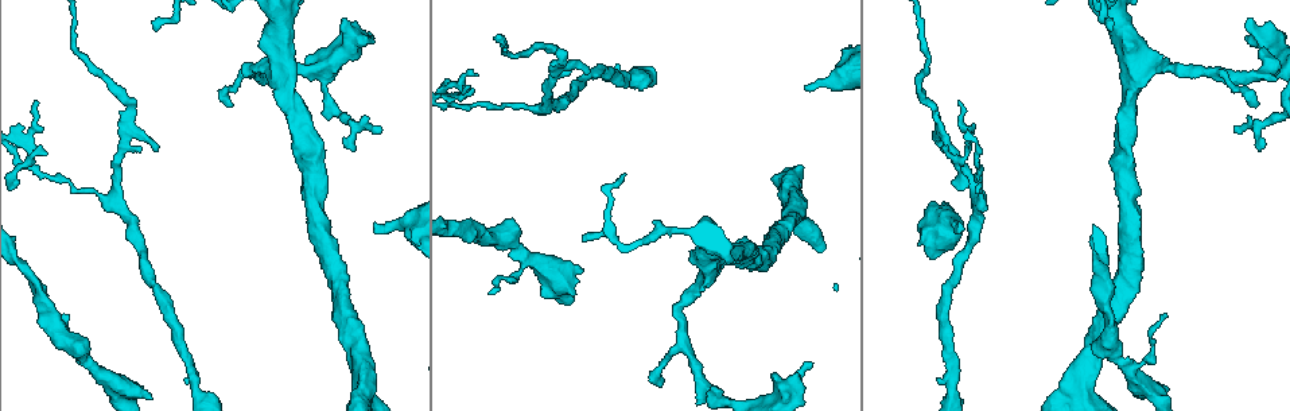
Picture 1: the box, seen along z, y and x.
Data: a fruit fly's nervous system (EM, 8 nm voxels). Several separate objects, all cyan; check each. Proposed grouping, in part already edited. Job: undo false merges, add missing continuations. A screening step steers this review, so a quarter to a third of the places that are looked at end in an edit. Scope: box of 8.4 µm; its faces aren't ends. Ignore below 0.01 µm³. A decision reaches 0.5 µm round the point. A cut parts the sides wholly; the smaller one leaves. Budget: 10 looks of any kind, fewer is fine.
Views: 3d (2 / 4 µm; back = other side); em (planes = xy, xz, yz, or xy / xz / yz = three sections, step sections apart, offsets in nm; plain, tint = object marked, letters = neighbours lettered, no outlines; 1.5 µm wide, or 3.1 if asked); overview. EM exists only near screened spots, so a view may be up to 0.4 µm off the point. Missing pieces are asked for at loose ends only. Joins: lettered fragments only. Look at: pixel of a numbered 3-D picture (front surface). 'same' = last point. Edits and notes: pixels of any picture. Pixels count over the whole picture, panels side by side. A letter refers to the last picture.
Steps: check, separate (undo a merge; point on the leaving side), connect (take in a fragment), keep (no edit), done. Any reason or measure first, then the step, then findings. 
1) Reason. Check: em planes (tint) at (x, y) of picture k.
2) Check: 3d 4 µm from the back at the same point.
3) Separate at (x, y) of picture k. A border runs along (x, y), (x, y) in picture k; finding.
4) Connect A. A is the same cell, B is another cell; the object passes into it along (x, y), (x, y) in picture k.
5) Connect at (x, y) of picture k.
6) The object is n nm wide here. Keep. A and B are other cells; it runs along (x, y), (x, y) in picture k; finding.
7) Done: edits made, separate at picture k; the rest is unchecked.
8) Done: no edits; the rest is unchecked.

Abrupt turn. Check: em planes (plain) at (1151, 387) of picture 1.

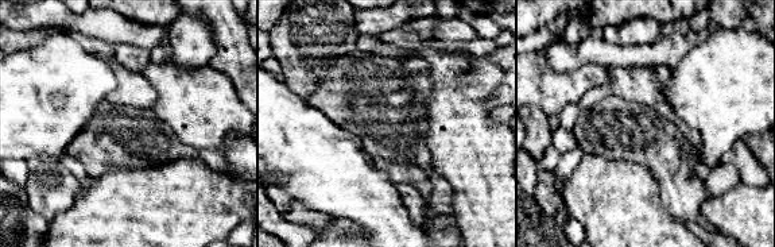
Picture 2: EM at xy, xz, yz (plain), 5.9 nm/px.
With the object marked. Check: em planes (tint) at the same point.

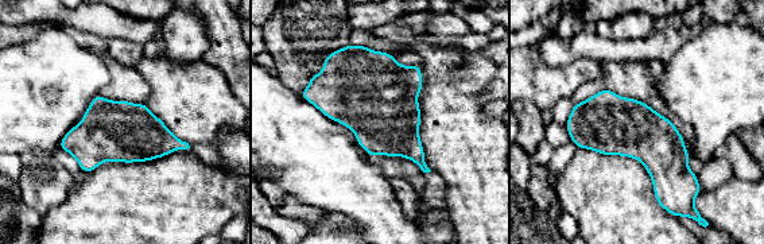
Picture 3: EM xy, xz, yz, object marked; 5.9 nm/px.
Check: em planes (letters) at the same point.

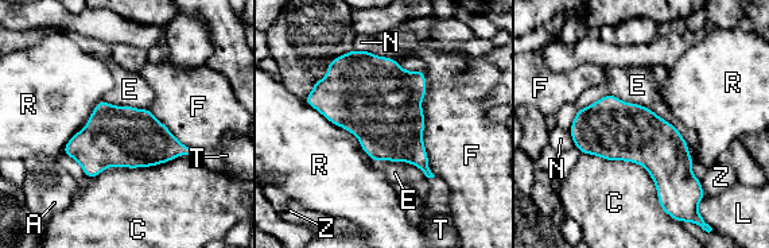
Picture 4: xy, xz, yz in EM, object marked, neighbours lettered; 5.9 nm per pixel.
The object is 360 nm wide here. Keep. A, C, E, F, L, N, R, T and Z are other cells; all the same neuron.

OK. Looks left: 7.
Tapers out. Check: 3d 4 µm at (1165, 314) of picture 1.

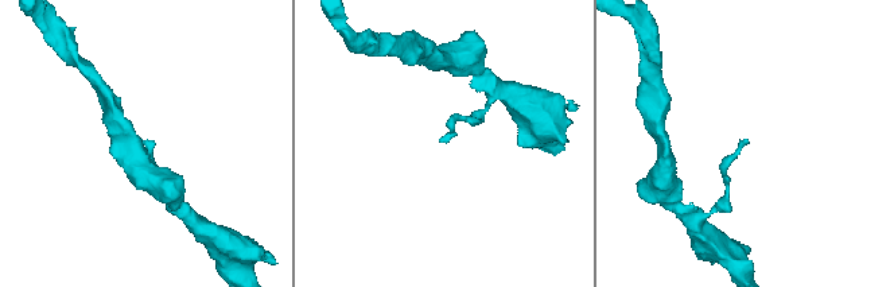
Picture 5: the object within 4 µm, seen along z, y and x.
Check: em planes (letters) at (440, 140) of picture 5.

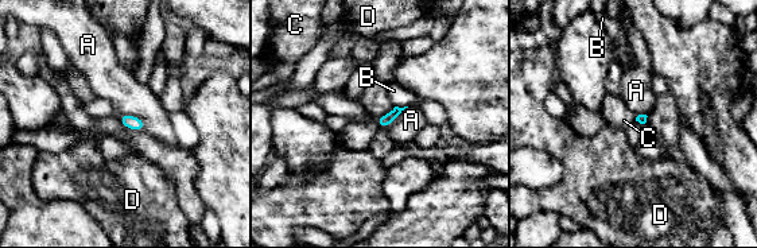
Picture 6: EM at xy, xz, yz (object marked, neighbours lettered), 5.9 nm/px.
Keep. A, B, C and D are other cells; a border runs along (119, 115), (138, 116), (144, 130) in picture 6; no lettered fragment goes on from it.

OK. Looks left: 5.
Free end. Check: em planes (letters) at (376, 228) of picture 1.

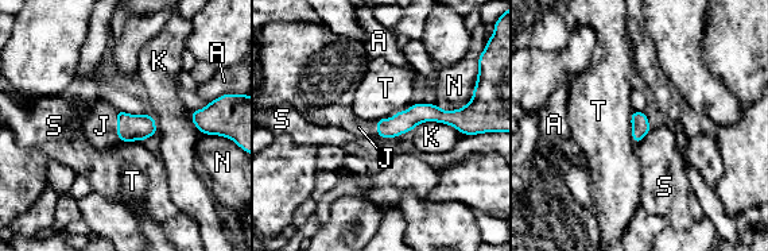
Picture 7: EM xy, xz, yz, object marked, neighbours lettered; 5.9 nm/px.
The longest contact is with K, 300 nm. Connect J. J is the same cell, A, K, N, S and T are other cells; the object passes into it along (131, 127), (119, 124), (101, 126) in picture 7; the neuron continues.

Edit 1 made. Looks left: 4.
Redraw. Check: overview.

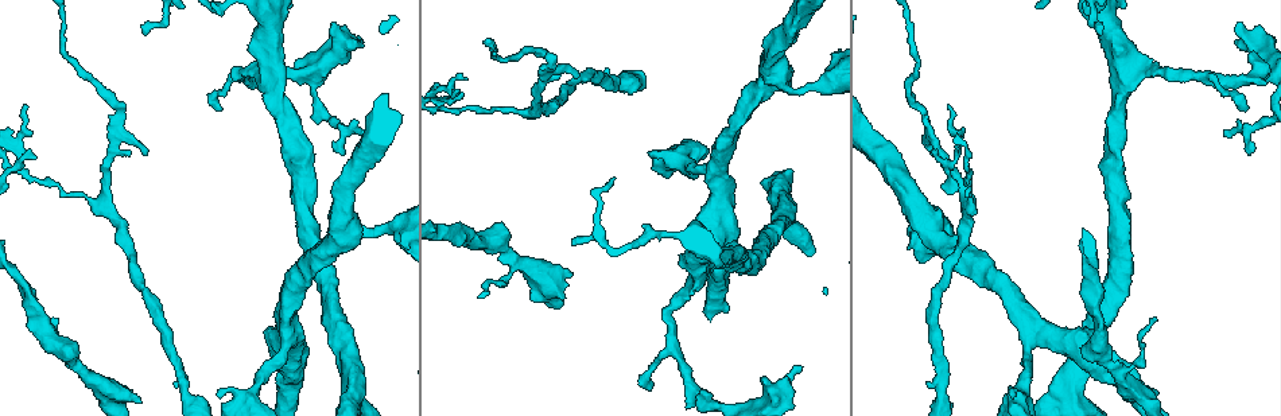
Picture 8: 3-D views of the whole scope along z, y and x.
Three arms meet. Check: em planes (letters) at (1205, 76) of picture 8.

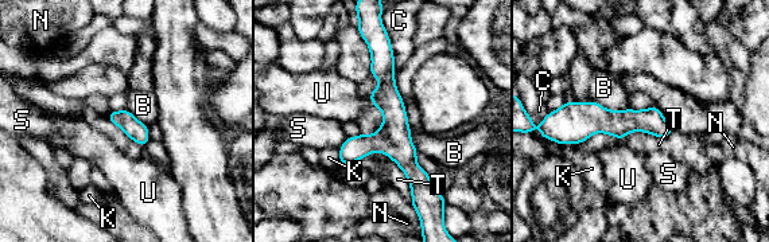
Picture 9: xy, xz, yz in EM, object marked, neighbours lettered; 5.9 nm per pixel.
Keep. B, C, K, N, S, T and U are other cells; a border runs along (591, 100), (610, 109), (628, 109) in picture 9; continuous, no second neuron.

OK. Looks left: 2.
Done: edits made, connect at picture 7; the rest is unchecked.

